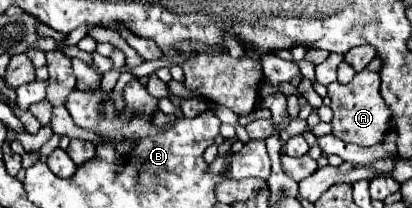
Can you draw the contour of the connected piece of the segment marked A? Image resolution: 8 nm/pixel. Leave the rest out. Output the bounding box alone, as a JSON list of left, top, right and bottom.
[327,68,391,146]

